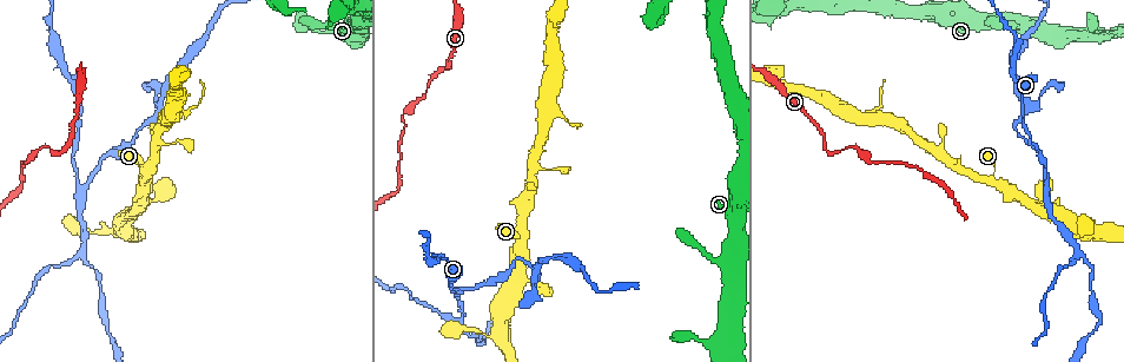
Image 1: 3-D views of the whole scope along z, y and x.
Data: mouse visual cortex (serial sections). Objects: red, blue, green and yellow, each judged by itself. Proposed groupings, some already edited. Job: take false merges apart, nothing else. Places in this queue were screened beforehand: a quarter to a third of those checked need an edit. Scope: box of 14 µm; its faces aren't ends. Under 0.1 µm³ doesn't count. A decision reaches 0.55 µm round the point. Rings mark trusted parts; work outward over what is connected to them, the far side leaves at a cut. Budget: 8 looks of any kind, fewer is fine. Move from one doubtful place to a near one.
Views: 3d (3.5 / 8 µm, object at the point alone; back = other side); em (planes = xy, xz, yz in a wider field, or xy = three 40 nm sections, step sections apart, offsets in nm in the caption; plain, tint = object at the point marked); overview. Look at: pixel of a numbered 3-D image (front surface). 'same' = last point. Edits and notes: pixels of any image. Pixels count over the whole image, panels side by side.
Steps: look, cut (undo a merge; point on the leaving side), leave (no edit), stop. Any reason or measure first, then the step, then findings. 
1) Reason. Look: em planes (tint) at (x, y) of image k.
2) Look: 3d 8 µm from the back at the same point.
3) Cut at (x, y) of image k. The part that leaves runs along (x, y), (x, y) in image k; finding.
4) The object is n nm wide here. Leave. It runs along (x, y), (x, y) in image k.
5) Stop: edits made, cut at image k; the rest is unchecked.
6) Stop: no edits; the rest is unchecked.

Sudden change in width. Look: 3d 3.5 µm at (521, 240) of image 1.

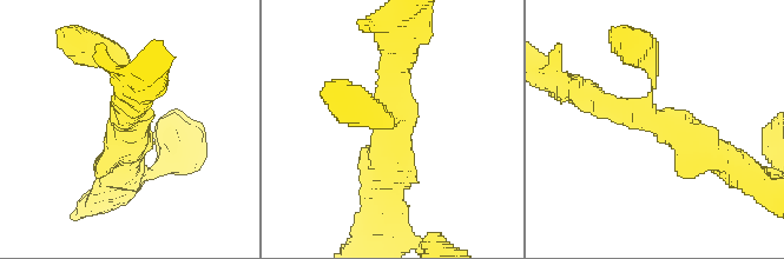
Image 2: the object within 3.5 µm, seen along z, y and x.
3 arms meet here; the arms are 250, 300, 500 nm wide; now the EM. Look: em xy step 3 (tint) at (655, 119) of image 2.

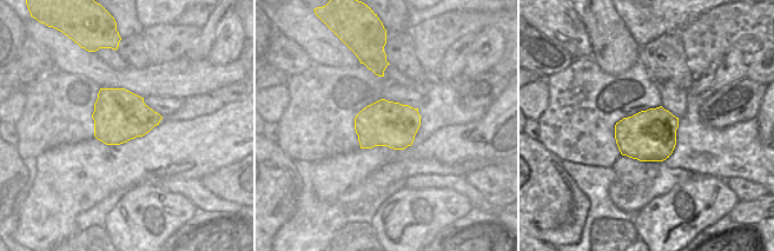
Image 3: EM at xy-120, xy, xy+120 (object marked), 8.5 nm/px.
The object is 380 nm wide here. Leave. It runs along (645, 53), (652, 64), (645, 114), (720, 158) in image 2; continuous, no second cell.

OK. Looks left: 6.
Three-way junction. Look: 3d 3.5 µm at (1045, 192) of image 1.

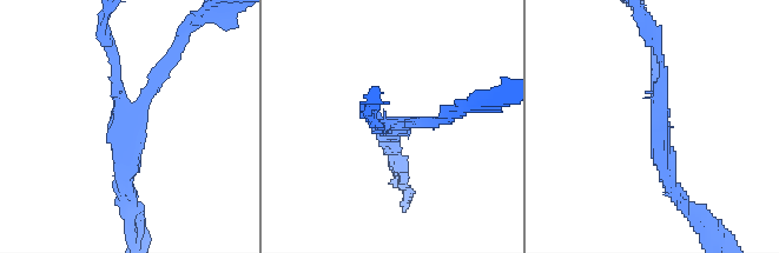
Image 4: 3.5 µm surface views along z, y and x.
3 arms meet here; the arms are 150, 150, 250 nm wide; need the tissue. Look: em xy step 3 (tint) at (120, 114) of image 4.

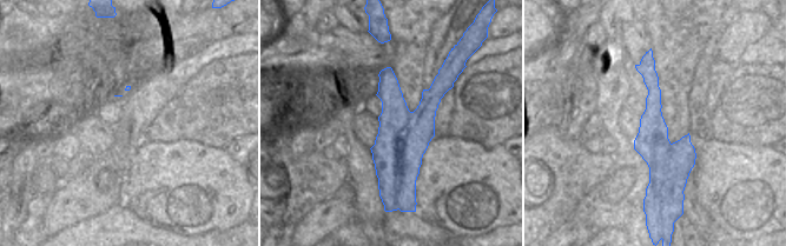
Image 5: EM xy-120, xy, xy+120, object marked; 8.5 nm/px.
Cut at (162, 72) of image 4. A border runs along (410, 112), (396, 194) in image 5; a second cell is stuck on.

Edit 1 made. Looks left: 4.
Stop: edits made, cut at image 4; the rest is unchecked.

